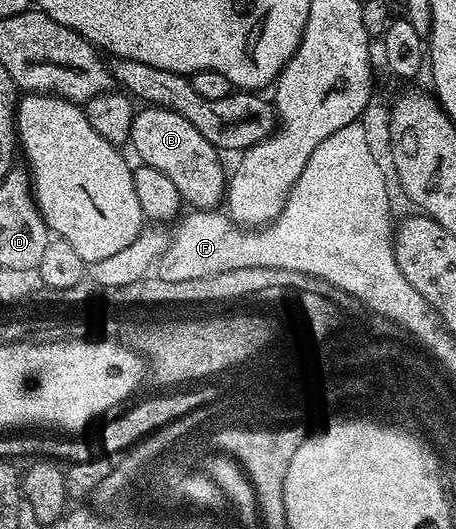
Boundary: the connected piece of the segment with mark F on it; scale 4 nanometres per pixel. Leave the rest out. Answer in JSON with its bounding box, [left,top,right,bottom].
[154,122,440,333]

